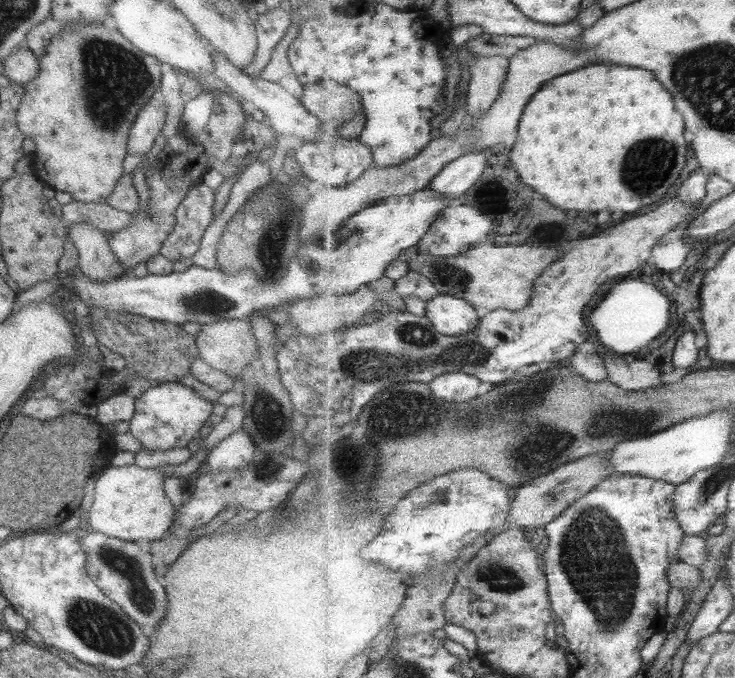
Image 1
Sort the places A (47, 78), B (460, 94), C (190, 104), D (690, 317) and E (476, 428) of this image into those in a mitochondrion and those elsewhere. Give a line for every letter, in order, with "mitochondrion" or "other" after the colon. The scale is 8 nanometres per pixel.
A: other
B: other
C: other
D: other
E: other

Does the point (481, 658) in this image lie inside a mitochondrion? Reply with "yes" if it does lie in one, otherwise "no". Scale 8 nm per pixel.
no

